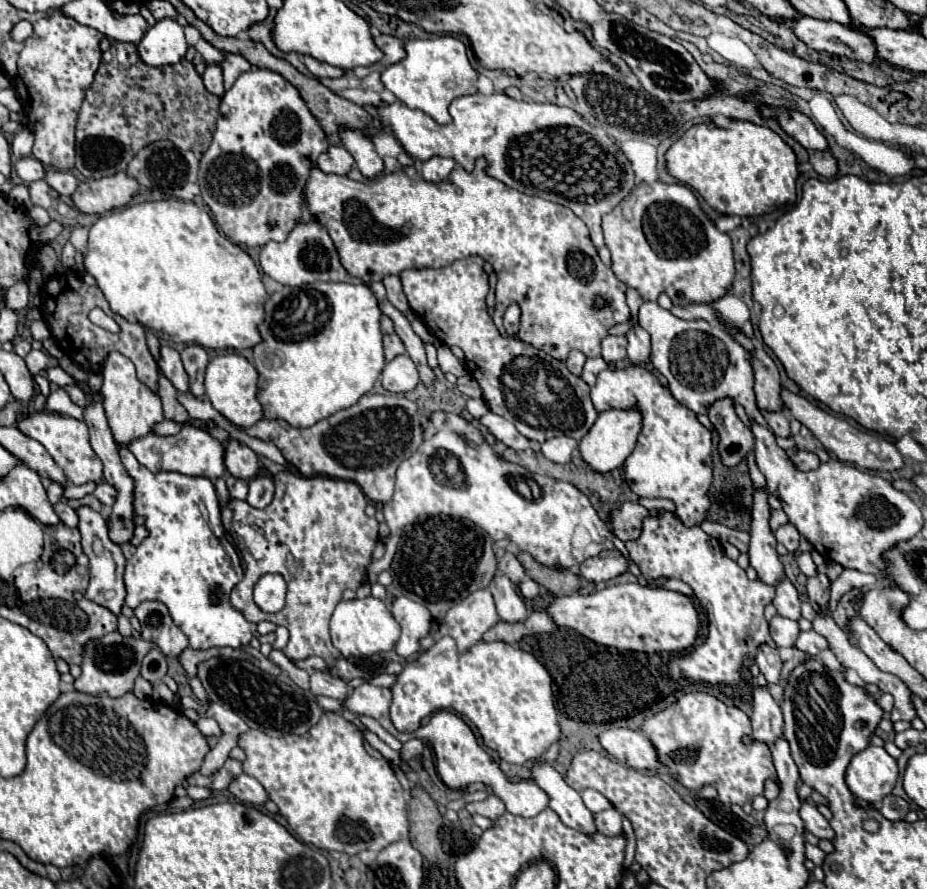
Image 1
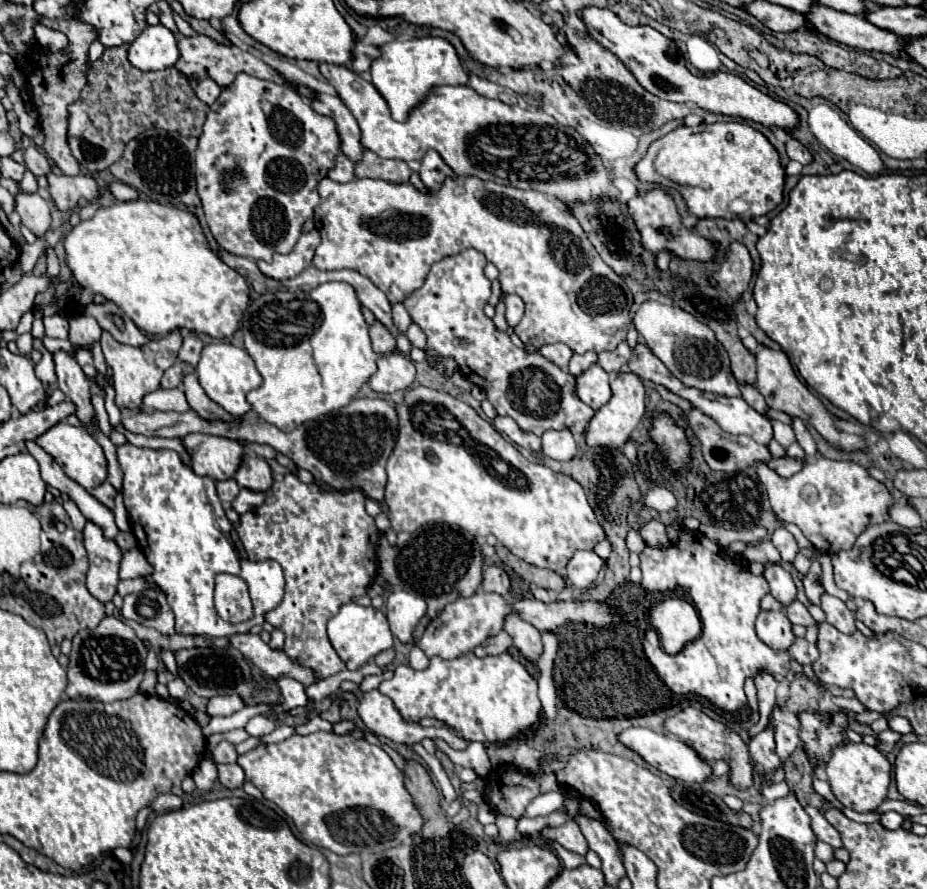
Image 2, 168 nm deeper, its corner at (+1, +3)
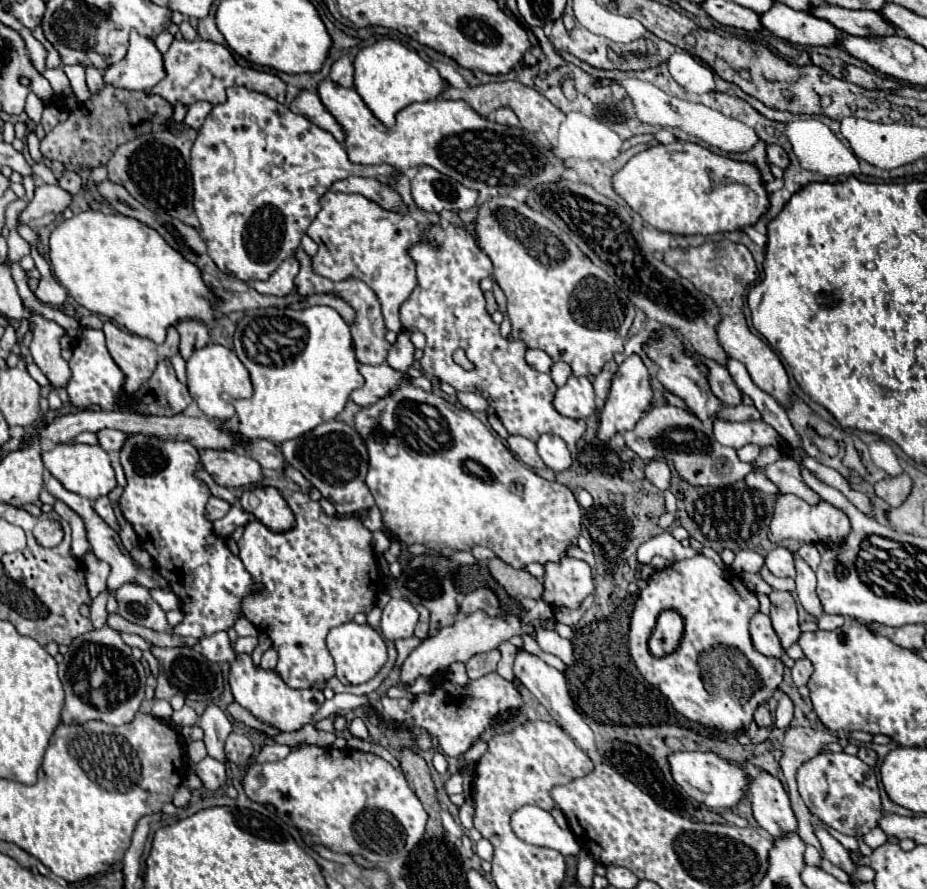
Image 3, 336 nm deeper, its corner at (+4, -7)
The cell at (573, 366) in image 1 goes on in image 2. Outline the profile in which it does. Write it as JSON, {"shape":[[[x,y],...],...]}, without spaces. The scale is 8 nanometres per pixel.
{"shape":[[[548,344],[548,346],[540,348],[540,354],[544,358],[548,358],[550,362],[558,364],[562,370],[566,370],[566,366],[568,366],[568,362],[570,362],[574,352],[568,346],[564,346],[564,344]]]}

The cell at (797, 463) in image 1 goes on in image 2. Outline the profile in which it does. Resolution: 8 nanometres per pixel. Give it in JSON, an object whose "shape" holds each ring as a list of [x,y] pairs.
{"shape":[[[792,456],[772,458],[772,460],[768,462],[768,466],[774,468],[780,476],[790,478],[790,476],[794,476],[796,472],[800,472],[800,470],[806,466],[806,458],[804,458],[804,460],[802,460],[802,458],[792,458]]]}

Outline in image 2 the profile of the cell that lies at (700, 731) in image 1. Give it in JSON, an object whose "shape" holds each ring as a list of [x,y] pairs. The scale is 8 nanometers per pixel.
{"shape":[[[692,706],[682,708],[676,716],[668,718],[668,722],[664,722],[664,732],[678,736],[680,740],[684,740],[688,746],[692,746],[696,750],[696,754],[700,754],[700,758],[704,758],[706,762],[714,762],[714,760],[724,760],[730,766],[730,784],[738,790],[748,790],[754,784],[754,762],[752,756],[748,752],[746,740],[730,726],[722,724],[720,720],[710,718],[708,714],[704,714],[702,710],[696,710]]]}

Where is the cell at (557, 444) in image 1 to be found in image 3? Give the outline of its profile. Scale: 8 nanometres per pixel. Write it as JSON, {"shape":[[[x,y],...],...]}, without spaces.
{"shape":[[[545,434],[537,440],[537,450],[541,460],[547,464],[547,468],[551,468],[553,472],[563,472],[571,466],[571,454],[567,444],[553,434]]]}

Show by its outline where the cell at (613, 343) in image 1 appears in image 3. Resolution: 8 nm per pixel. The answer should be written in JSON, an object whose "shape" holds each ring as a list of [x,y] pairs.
{"shape":[[[611,360],[611,362],[607,362],[607,364],[603,366],[603,370],[597,374],[595,384],[593,384],[593,386],[595,386],[595,394],[597,394],[597,398],[607,400],[607,396],[609,396],[609,388],[611,388],[611,380],[613,380],[615,372],[617,372],[617,364]]]}

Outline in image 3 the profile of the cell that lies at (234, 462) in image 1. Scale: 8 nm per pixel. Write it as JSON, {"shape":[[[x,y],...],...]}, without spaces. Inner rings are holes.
{"shape":[[[255,488],[245,490],[239,498],[241,508],[249,514],[253,514],[261,524],[265,524],[273,532],[287,532],[295,524],[295,516],[281,496],[277,488]],[[251,496],[257,498],[257,504],[251,504]]]}

